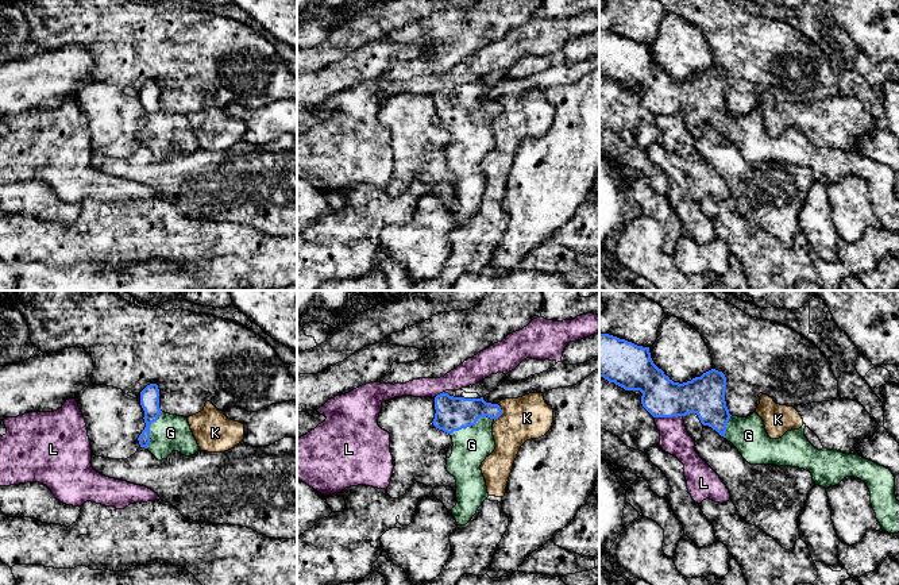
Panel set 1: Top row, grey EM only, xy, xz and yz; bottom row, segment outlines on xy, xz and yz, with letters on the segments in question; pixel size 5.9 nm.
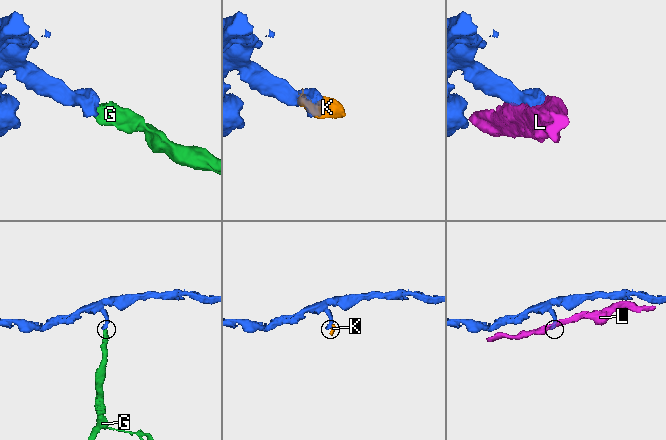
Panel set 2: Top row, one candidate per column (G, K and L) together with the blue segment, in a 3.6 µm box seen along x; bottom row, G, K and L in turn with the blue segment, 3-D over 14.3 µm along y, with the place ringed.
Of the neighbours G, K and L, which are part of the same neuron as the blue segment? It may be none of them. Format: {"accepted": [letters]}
{"accepted": ["G"]}

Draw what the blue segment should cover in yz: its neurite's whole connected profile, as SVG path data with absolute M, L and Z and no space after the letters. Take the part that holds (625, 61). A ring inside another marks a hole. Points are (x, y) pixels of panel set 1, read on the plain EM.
M599 31L599 74L614 80L625 88L640 88L643 91L641 101L653 115L697 111L703 123L711 124L730 139L751 162L805 166L811 170L815 182L826 186L838 182L846 174L864 178L871 189L871 201L881 227L888 231L899 230L899 199L895 193L895 174L890 166L868 158L859 151L815 146L805 134L805 120L799 127L791 127L779 136L771 136L765 128L763 116L756 109L748 115L732 113L729 111L725 99L726 74L722 69L711 66L691 78L683 81L674 80L653 61L649 45L637 43L609 31Z

